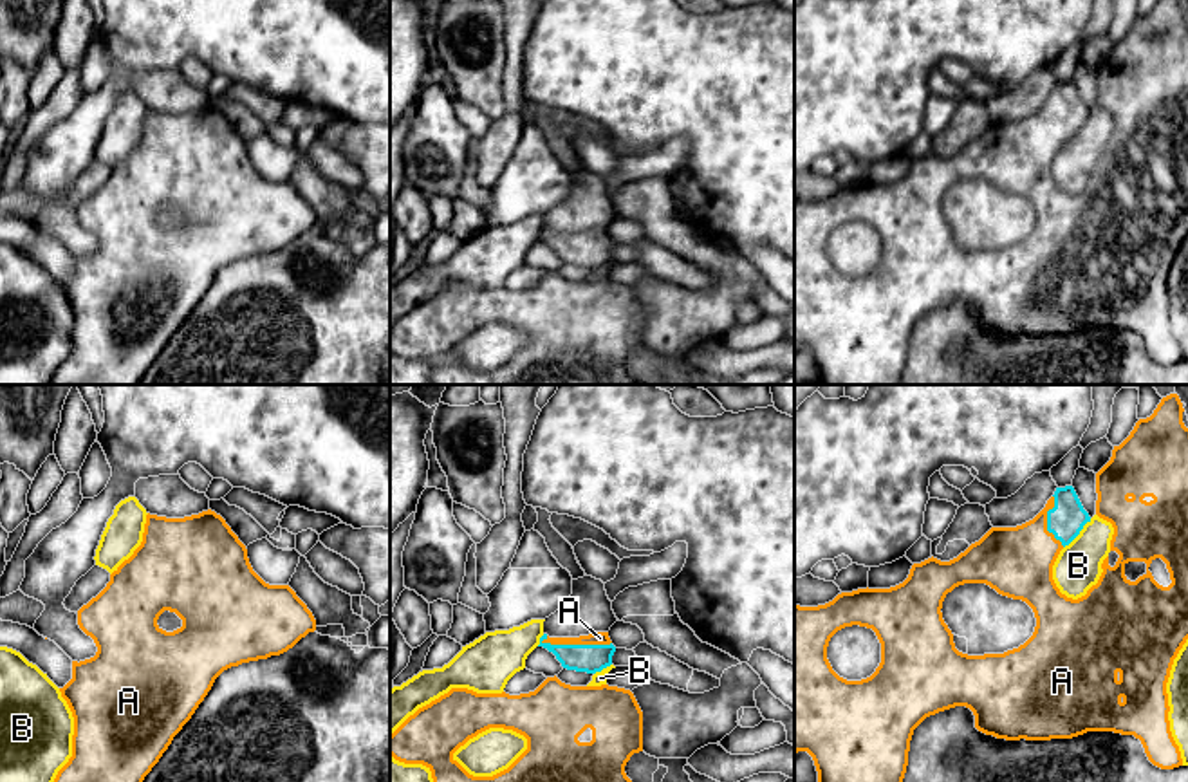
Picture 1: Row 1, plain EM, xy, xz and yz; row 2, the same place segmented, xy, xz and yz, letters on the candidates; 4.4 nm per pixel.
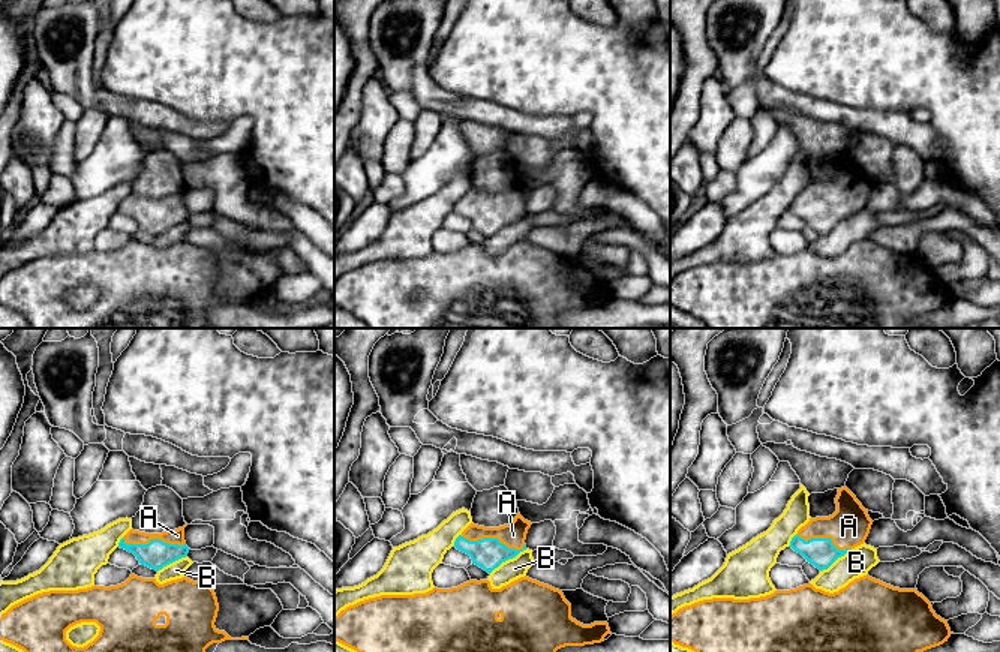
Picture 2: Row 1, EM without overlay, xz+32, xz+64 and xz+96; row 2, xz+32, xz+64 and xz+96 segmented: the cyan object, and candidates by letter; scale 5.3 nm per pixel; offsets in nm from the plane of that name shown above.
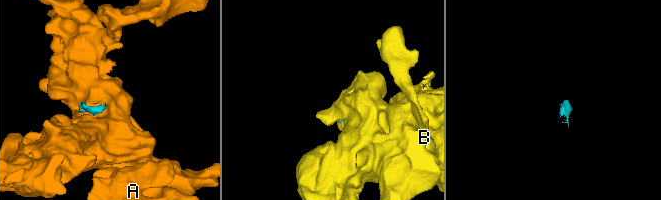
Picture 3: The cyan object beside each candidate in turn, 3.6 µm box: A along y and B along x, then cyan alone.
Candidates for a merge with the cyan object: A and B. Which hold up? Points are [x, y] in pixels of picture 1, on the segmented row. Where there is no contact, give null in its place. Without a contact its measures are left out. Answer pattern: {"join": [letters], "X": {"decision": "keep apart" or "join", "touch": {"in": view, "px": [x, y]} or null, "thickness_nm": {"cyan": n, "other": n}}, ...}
{"join": ["A"], "A": {"decision": "join", "touch": {"in": "xz", "px": [576, 645]}, "thickness_nm": {"cyan": 130, "other": 60}}, "B": {"decision": "keep apart", "touch": {"in": "yz", "px": [1078, 533]}, "thickness_nm": {"cyan": 160, "other": 200}}}

